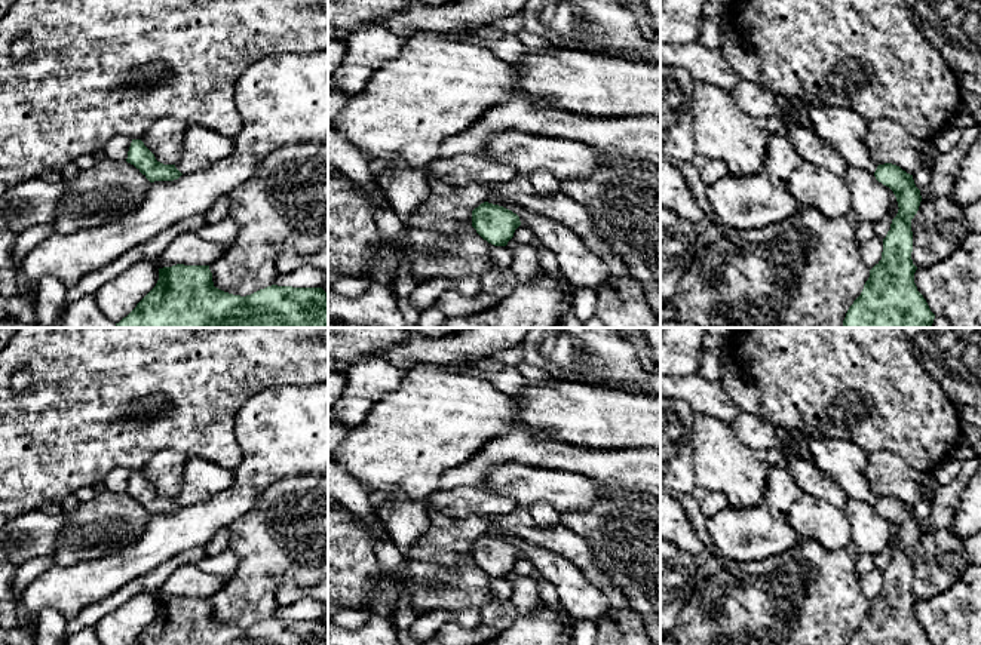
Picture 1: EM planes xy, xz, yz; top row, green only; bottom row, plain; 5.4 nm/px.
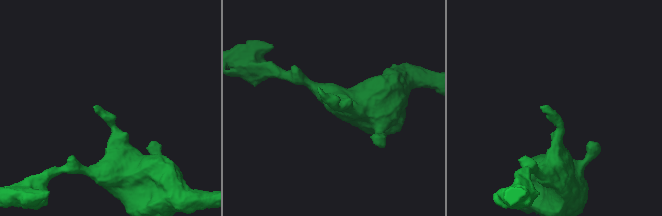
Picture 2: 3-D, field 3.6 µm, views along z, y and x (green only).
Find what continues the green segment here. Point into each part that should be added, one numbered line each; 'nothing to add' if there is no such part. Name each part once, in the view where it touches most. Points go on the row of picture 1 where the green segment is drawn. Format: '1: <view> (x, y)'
nothing to add

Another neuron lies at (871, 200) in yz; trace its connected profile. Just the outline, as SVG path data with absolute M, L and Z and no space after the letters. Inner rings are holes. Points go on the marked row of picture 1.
M849 166L841 178L850 194L852 212L859 222L874 224L889 214L895 194L876 179L874 172Z

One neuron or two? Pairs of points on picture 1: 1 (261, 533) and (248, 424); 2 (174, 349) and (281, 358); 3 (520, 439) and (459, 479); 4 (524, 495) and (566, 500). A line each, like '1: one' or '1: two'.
1: two
2: one
3: one
4: one

